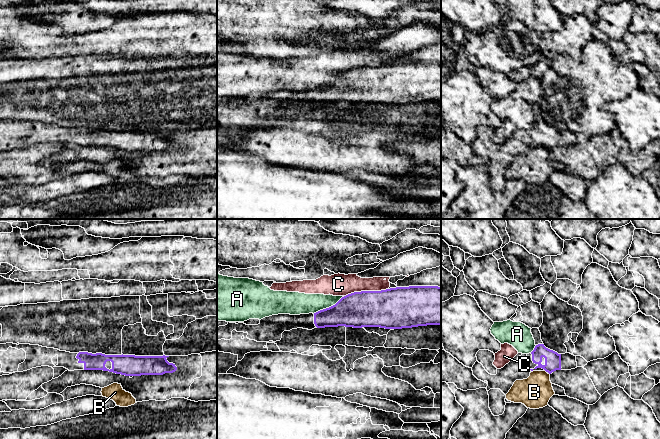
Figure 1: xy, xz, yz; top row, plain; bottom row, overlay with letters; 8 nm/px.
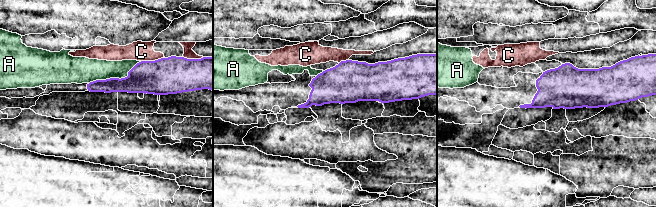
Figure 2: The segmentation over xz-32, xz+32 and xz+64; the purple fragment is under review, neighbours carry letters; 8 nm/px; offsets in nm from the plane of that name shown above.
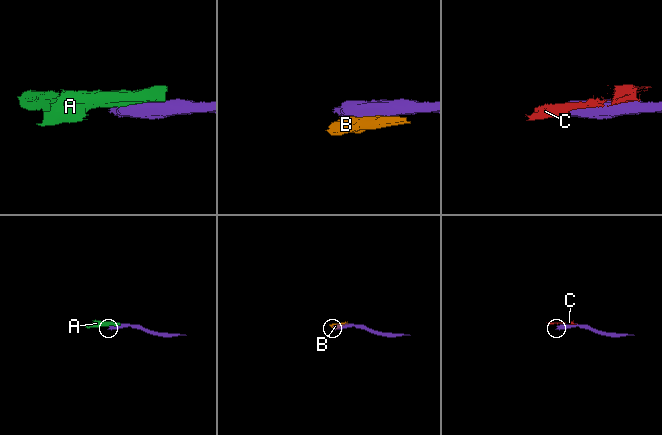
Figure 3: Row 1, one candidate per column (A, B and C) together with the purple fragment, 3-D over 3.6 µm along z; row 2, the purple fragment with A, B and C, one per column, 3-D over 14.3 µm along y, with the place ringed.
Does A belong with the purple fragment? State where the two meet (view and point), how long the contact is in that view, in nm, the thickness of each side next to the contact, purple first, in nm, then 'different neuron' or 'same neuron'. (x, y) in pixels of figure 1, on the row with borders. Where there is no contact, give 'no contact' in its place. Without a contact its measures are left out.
xz (329, 307) | 300 nm | 280/180 nm | different neuron

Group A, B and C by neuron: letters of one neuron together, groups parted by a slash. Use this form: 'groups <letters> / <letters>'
groups A C / B

